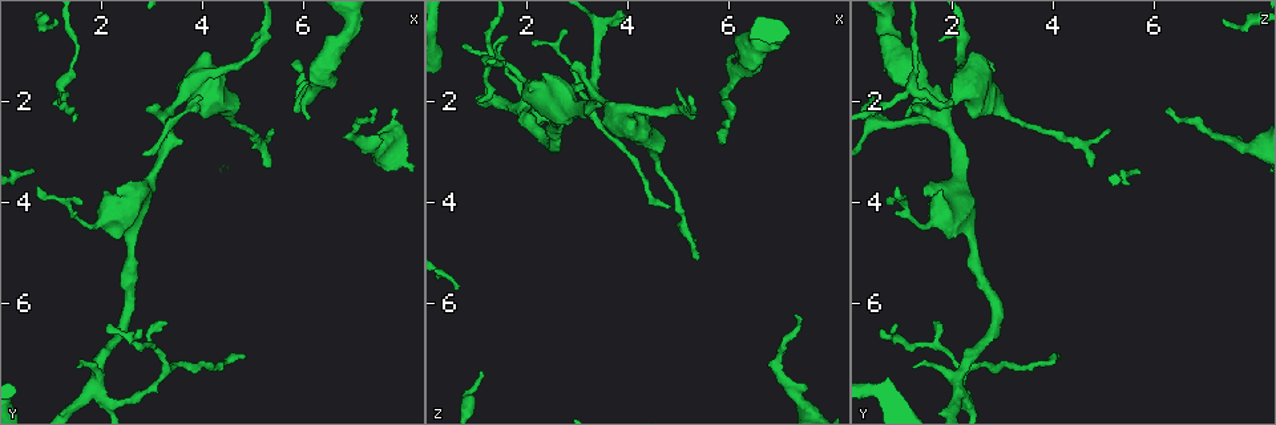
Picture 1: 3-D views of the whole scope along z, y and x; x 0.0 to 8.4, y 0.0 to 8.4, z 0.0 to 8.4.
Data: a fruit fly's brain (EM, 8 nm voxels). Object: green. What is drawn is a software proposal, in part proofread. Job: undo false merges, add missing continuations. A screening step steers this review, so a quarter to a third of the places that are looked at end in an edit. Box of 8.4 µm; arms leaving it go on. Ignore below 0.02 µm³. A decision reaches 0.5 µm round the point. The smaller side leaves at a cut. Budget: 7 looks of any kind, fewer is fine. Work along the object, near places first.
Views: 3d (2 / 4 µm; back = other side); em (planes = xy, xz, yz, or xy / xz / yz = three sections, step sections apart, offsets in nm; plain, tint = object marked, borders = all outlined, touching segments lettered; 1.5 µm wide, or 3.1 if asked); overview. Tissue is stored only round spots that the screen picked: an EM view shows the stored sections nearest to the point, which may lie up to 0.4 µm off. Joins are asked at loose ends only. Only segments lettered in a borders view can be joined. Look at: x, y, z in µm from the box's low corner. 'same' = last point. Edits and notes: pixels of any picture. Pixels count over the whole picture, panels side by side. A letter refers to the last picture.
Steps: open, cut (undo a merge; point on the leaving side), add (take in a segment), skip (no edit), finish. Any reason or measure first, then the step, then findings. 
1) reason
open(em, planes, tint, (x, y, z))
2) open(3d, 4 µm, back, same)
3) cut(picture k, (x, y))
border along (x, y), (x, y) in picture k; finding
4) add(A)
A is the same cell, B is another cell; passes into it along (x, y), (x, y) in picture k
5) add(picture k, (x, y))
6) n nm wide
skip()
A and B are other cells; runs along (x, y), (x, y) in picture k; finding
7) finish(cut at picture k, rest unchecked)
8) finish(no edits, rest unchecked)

an open end
open(3d, 2 µm, (3.00, 2.15, 1.25))

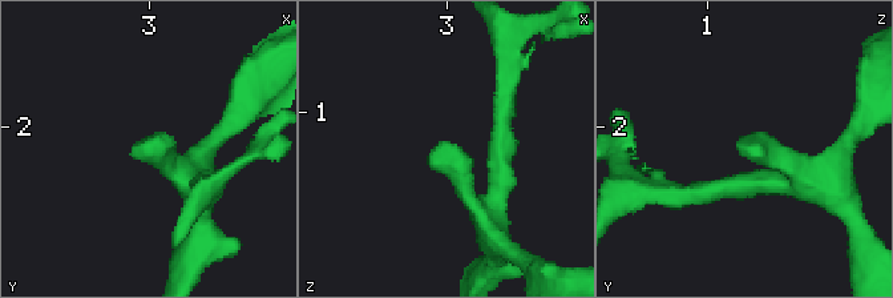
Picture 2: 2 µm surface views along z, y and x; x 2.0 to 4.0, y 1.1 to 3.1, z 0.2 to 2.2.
need the tissue
open(em, xy, step 8, borders, (3.00, 2.08, 1.24))

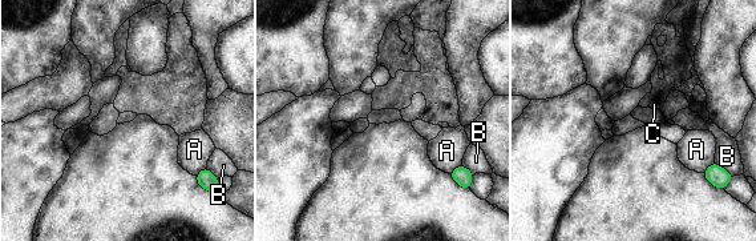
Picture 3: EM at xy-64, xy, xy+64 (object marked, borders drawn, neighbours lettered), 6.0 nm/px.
open(em, planes, borders, same)

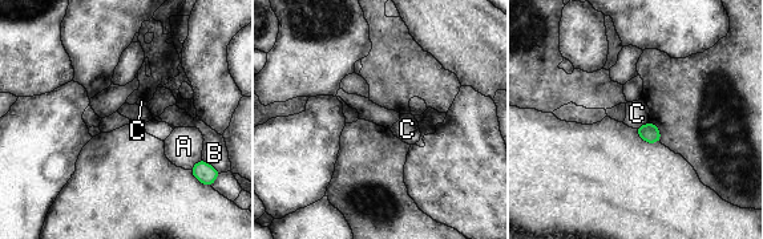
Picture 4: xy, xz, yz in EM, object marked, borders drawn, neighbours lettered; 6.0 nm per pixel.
skip()
A, B and C are other cells; border along (649, 122), (634, 128) in picture 4; none of them fits

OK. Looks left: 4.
tapers out
open(em, planes, borders, (5.30, 3.25, 4.75))

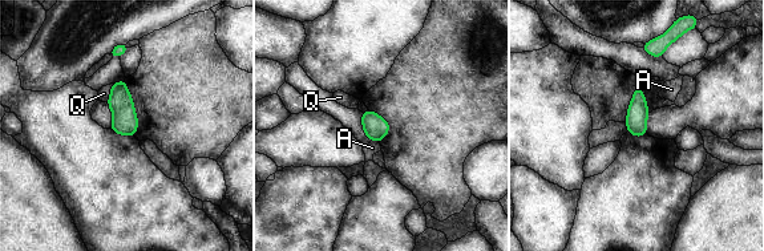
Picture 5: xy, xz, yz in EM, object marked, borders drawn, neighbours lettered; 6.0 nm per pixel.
130 nm wide
skip()
A and Q are other cells; border along (371, 140), (378, 142) in picture 5; no lettered segment goes on from it

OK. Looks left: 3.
tapers out
open(em, xy, step 8, borders, (7.30, 2.20, 6.25))

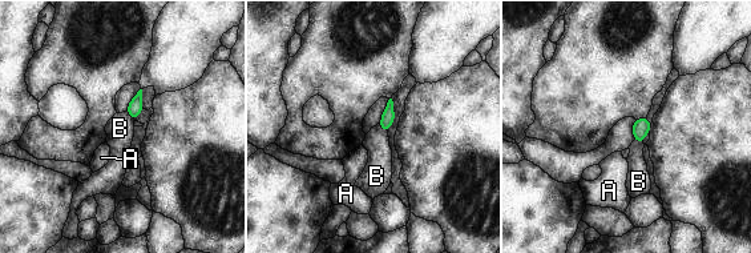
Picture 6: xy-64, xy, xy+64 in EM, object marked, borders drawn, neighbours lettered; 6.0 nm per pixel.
another direction
open(em, xz, step 4, borders, same)

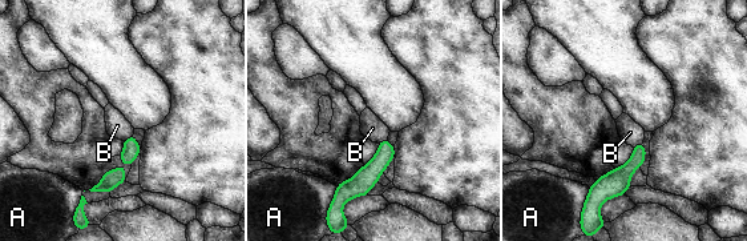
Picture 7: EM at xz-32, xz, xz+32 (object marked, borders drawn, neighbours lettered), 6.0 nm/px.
skip()
A and B are other cells; border along (132, 135), (122, 140) in picture 7; no lettered segment goes on from it

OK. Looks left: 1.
finish(no edits, rest unchecked)

